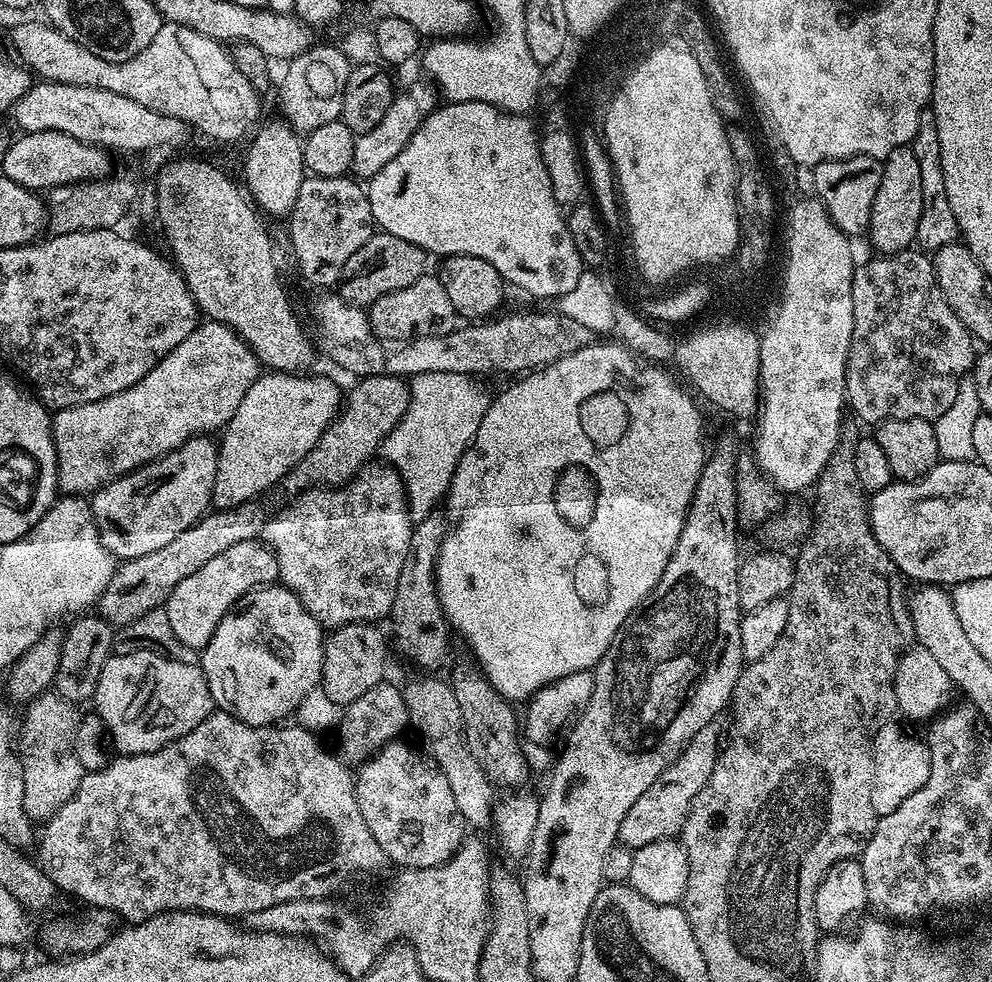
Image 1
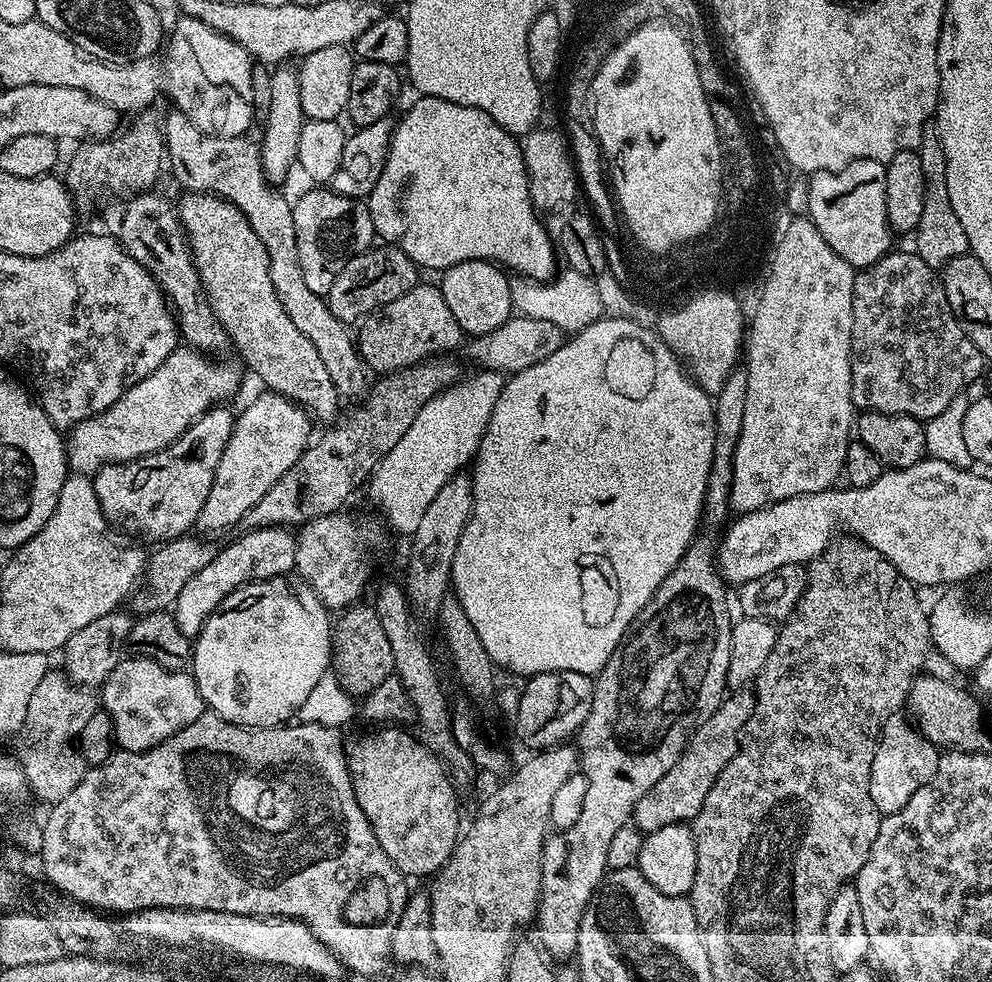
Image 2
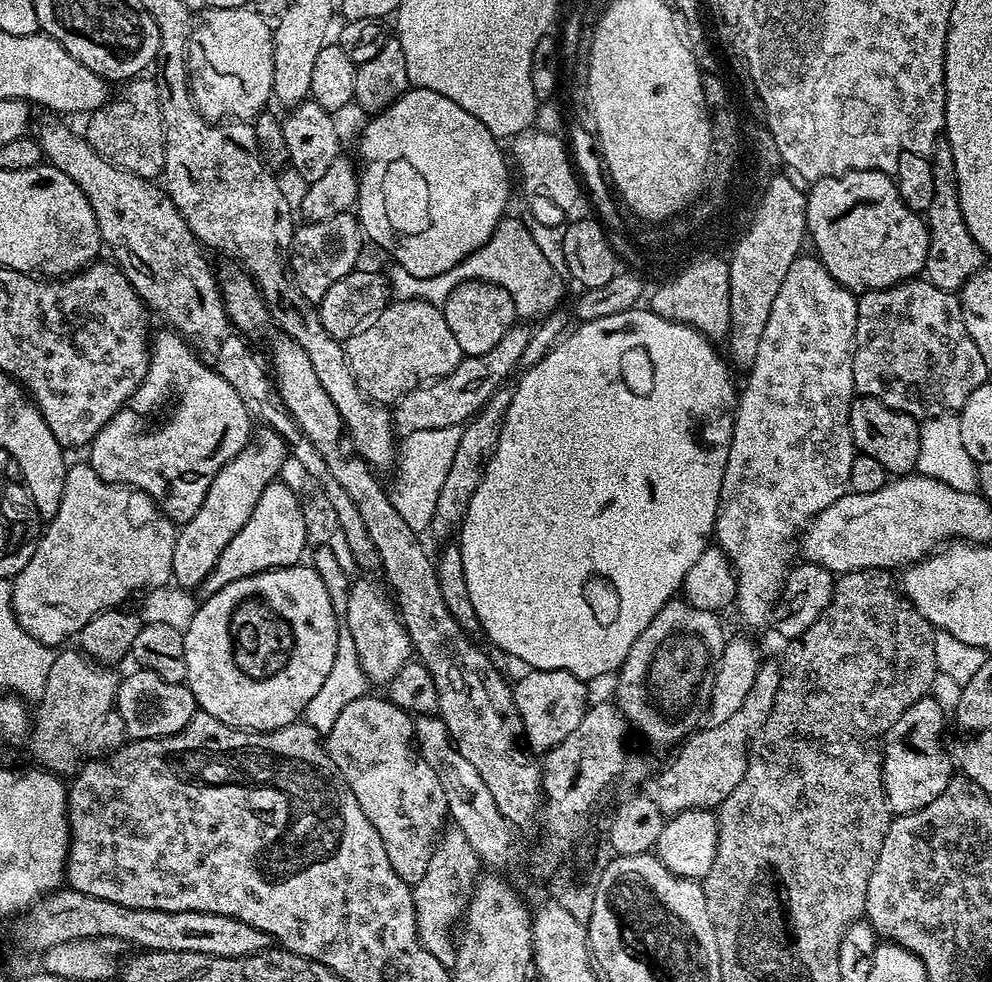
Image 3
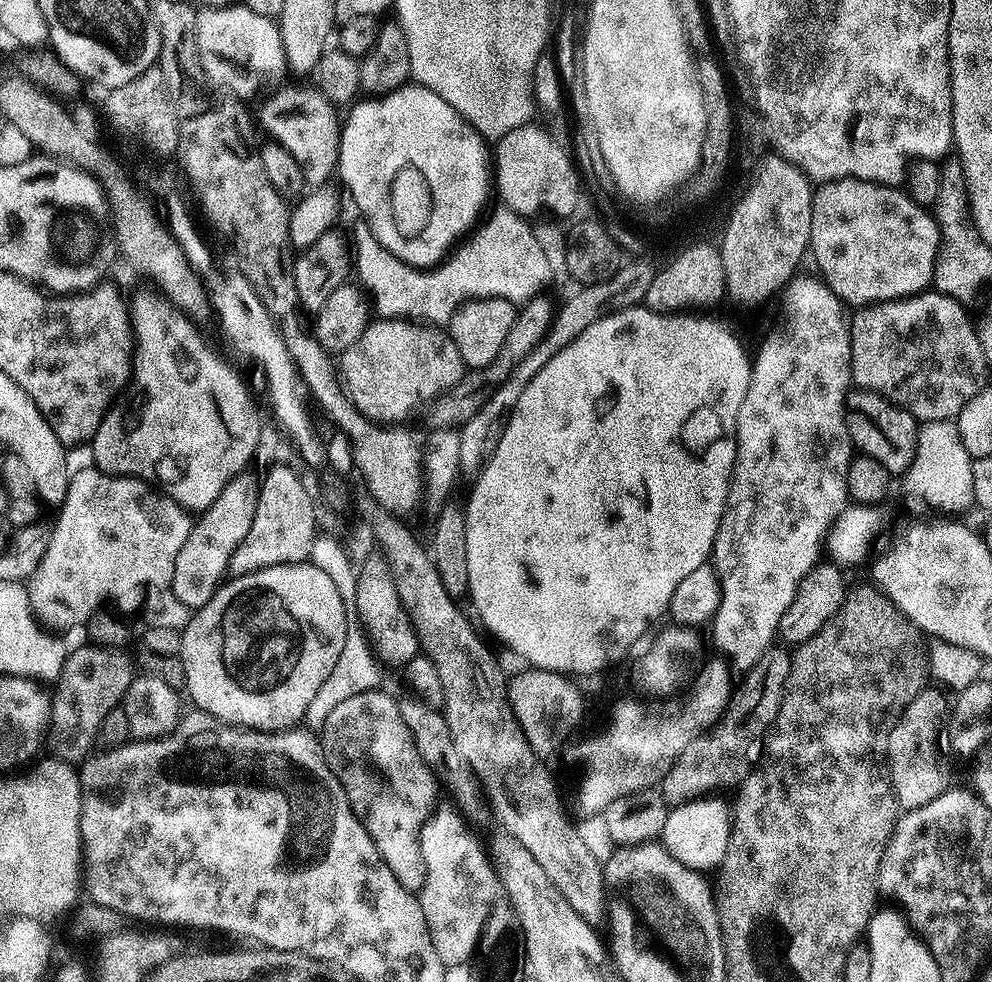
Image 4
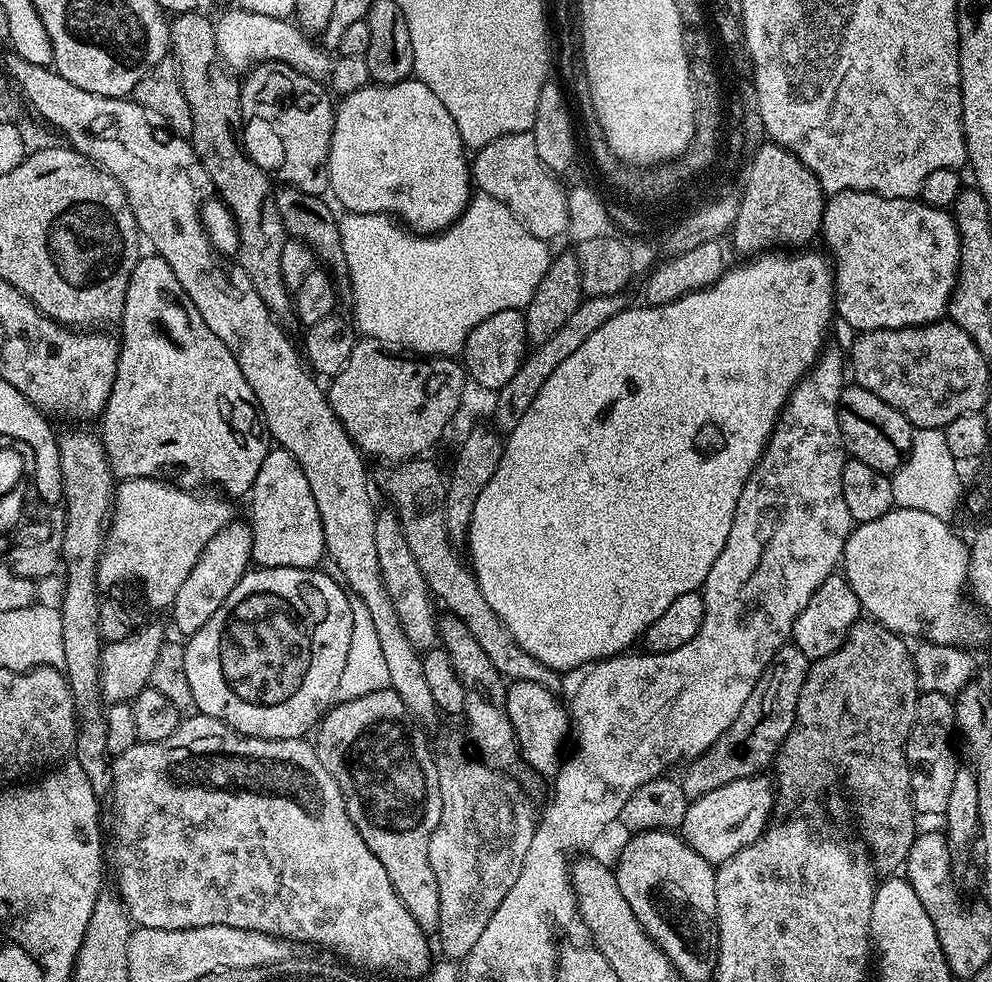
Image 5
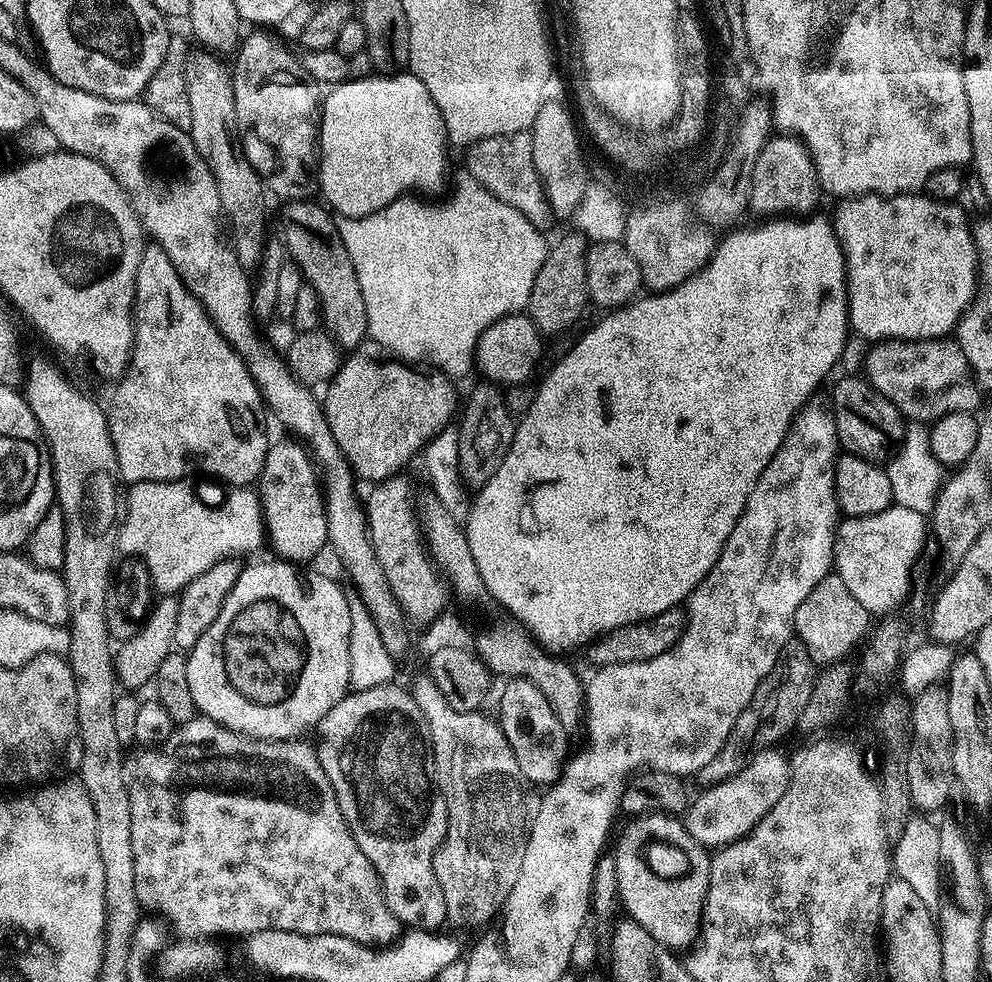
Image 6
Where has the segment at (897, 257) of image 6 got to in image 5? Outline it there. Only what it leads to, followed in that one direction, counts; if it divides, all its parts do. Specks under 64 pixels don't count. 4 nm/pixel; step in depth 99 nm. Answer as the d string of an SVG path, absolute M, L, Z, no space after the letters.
M846 190L845 192L833 192L827 197L824 206L824 223L822 225L822 241L828 249L827 255L834 265L834 283L836 285L835 311L849 324L856 328L857 333L873 332L883 328L897 327L896 320L901 316L903 327L915 328L917 324L930 324L934 320L941 319L945 315L952 298L952 289L956 286L956 274L960 271L960 235L956 229L956 221L951 211L943 208L931 208L919 198L899 200L889 196L879 196L877 192L859 192L858 190Z

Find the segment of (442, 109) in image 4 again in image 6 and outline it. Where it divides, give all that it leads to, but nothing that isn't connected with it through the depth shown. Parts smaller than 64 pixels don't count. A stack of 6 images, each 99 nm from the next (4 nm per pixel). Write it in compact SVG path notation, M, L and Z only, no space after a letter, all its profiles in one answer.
M373 74L371 76L366 76L363 78L349 78L344 81L343 84L338 84L327 89L326 95L323 97L321 106L320 106L320 126L318 129L318 192L322 197L324 195L323 203L327 205L329 209L337 217L347 218L353 220L359 216L369 216L374 214L378 210L382 210L390 202L394 202L400 196L411 193L413 190L420 190L416 188L436 188L444 180L444 147L449 147L450 141L448 135L444 132L444 123L442 122L442 114L438 110L438 106L434 102L434 98L430 98L430 90L426 90L426 86L421 82L417 76L411 74Z

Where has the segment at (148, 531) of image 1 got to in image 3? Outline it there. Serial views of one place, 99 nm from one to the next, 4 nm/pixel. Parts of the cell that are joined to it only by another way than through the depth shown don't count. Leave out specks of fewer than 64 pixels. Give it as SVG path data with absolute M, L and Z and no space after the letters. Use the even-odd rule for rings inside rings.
M163 330L151 337L150 351L148 354L148 369L146 370L146 378L138 386L138 390L132 396L130 406L125 406L119 412L114 414L114 418L110 418L110 422L106 422L106 426L102 426L102 430L91 442L90 447L87 449L88 456L86 456L87 463L92 465L94 474L98 474L98 478L102 478L111 484L126 484L130 488L136 489L137 492L144 492L152 500L160 505L160 511L168 516L177 525L182 526L190 518L194 518L194 514L198 514L198 506L202 506L202 502L206 498L206 494L210 490L210 482L214 482L214 478L218 474L218 470L222 470L222 466L226 466L245 446L248 445L249 438L252 437L254 431L254 416L249 412L247 406L242 404L242 399L238 396L233 386L226 382L213 368L207 368L200 359L195 348L188 343L185 337L181 336L179 332L171 330ZM173 392L177 396L176 409L168 416L168 421L165 422L161 428L152 428L147 432L144 429L144 420L136 412L152 412L155 408L160 407L164 399Z

